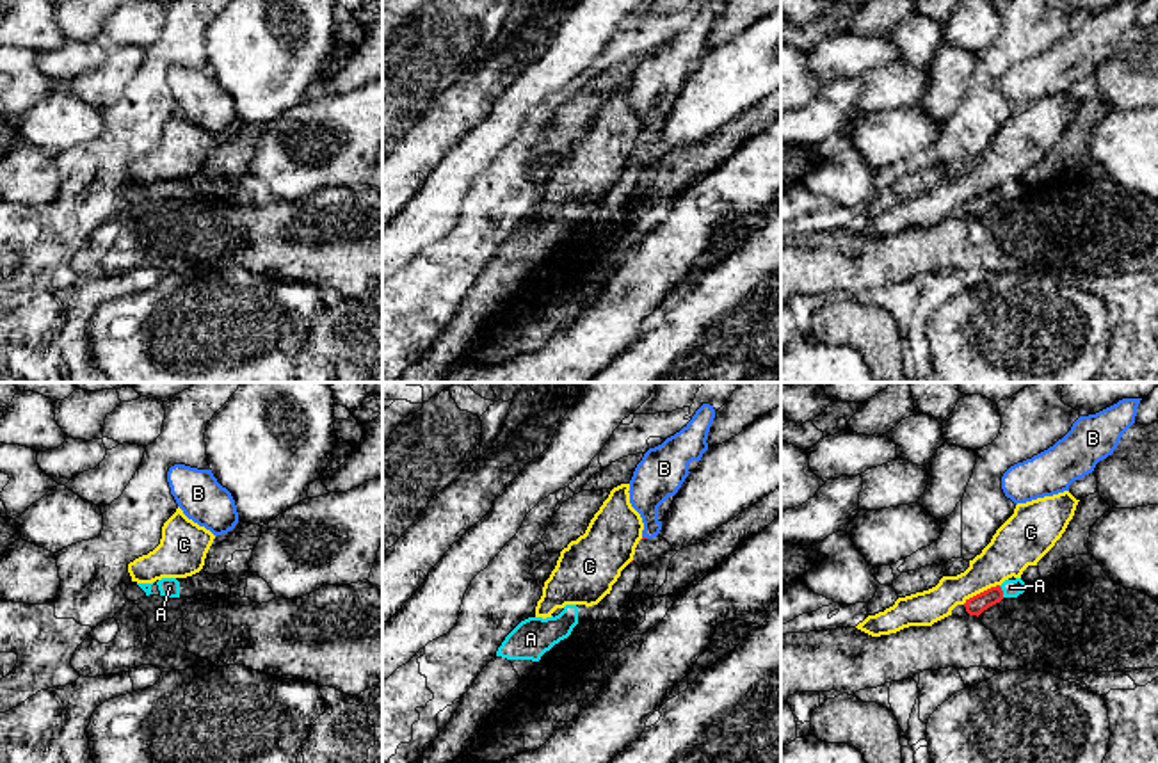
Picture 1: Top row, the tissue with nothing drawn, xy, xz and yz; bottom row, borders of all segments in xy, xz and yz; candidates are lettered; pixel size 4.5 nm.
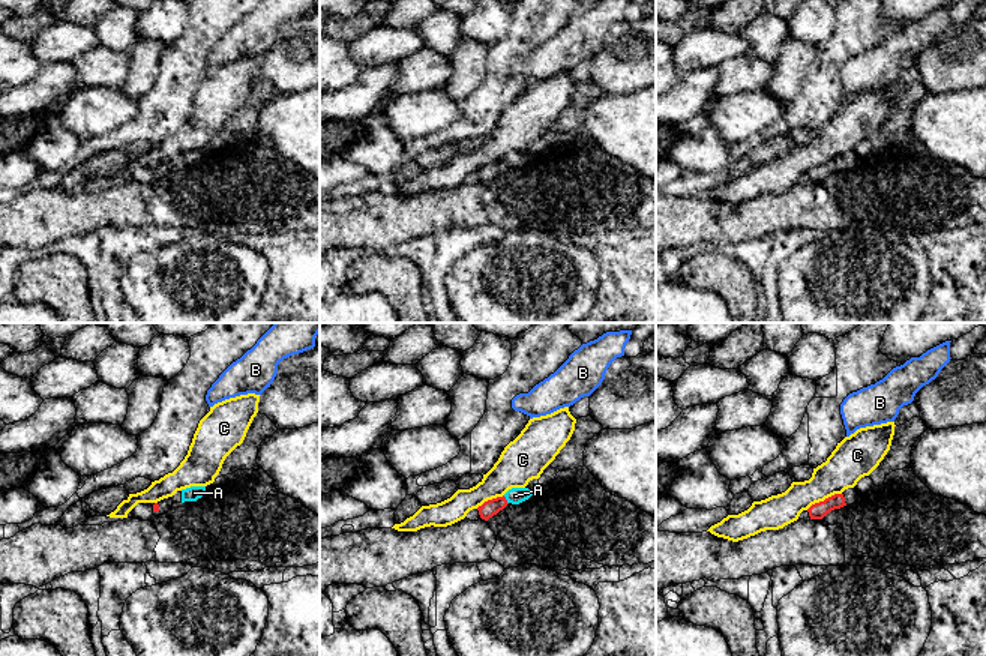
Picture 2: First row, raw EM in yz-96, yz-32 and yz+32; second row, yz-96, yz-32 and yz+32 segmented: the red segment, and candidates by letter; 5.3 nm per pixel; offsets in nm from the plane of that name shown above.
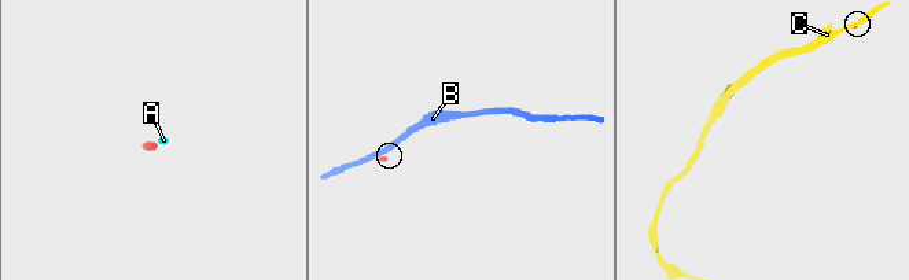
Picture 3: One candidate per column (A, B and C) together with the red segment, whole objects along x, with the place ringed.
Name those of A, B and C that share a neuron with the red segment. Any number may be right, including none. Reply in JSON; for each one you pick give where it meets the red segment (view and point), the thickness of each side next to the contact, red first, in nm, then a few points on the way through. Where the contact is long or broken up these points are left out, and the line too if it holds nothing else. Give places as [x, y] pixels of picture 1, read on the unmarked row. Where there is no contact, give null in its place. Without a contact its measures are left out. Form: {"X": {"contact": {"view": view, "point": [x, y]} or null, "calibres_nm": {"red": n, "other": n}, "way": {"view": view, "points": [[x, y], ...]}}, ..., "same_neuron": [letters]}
{"A": {"contact": {"view": "yz", "point": [1002, 192]}, "calibres_nm": {"red": 90, "other": 80}, "way": {"view": "yz", "points": [[975, 207], [1002, 192], [1011, 189]]}}, "same_neuron": ["A"]}

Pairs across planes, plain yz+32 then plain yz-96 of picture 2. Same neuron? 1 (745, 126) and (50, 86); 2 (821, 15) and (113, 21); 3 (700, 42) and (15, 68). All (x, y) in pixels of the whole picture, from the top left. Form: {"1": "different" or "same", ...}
{"1": "different", "2": "different", "3": "different"}

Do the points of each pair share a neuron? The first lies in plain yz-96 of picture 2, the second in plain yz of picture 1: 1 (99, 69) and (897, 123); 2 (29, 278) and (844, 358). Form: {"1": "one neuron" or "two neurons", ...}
{"1": "two neurons", "2": "two neurons"}

